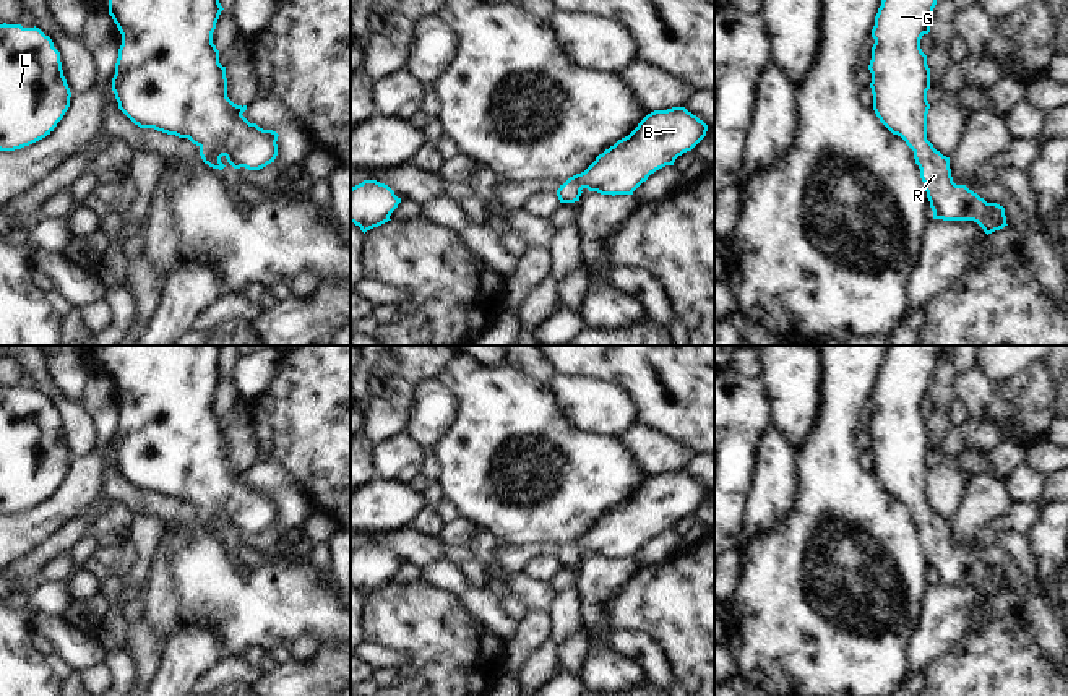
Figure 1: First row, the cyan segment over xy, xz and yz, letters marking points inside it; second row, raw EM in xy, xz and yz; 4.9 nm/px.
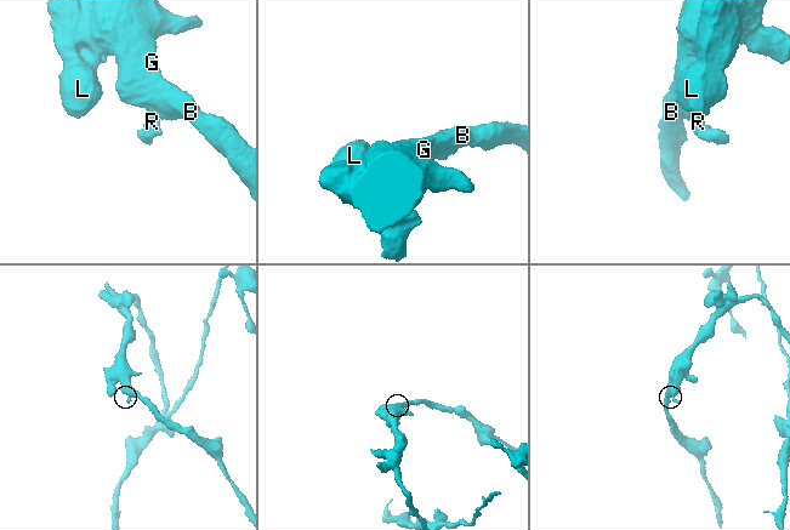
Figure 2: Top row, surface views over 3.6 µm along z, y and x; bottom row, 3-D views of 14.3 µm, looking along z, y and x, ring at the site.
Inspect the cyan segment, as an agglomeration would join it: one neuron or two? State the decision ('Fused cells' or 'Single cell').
Single cell

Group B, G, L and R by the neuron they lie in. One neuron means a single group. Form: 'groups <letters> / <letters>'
groups B G L R

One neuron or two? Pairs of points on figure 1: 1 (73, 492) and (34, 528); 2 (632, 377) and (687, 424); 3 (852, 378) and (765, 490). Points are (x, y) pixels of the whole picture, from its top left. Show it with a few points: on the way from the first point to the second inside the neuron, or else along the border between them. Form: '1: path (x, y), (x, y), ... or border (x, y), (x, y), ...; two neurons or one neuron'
1: path (64, 502), (44, 519); one neuron
2: path (645, 386), (664, 406), (674, 411); one neuron
3: border (794, 453), (797, 490); two neurons

